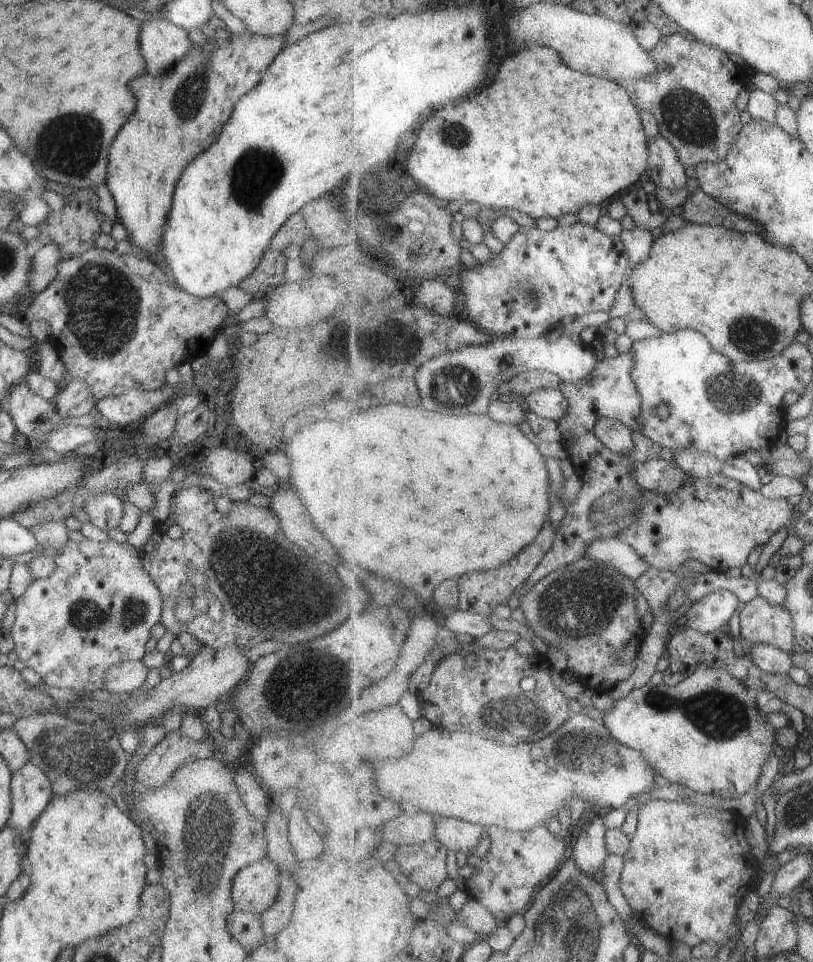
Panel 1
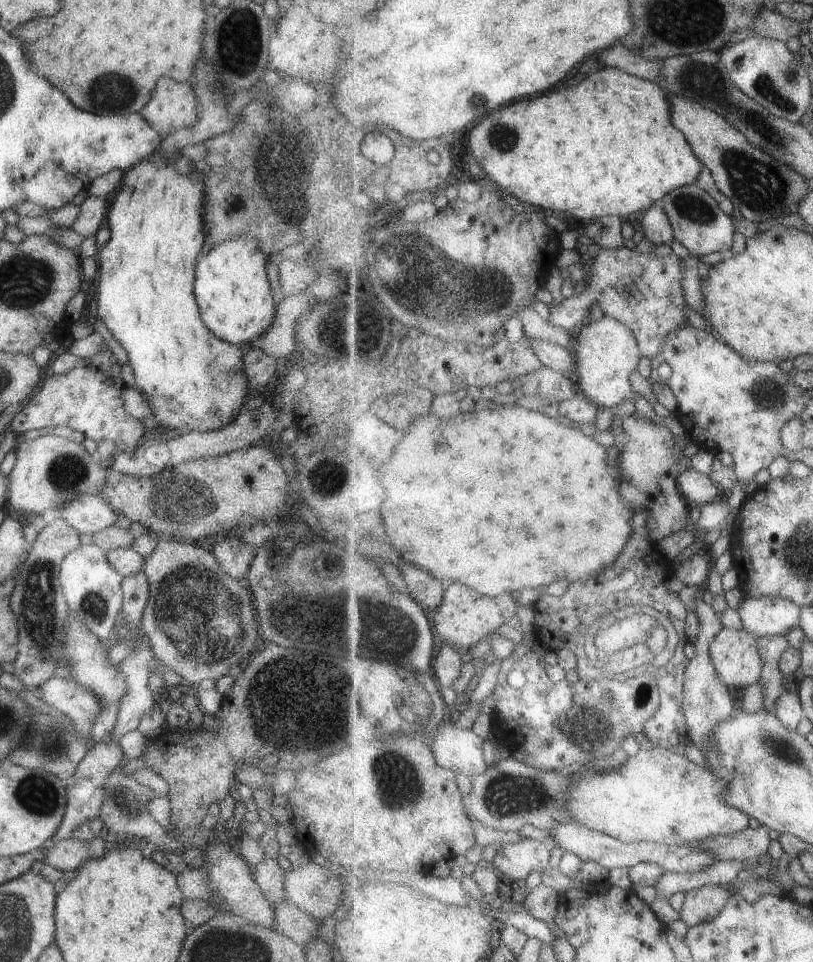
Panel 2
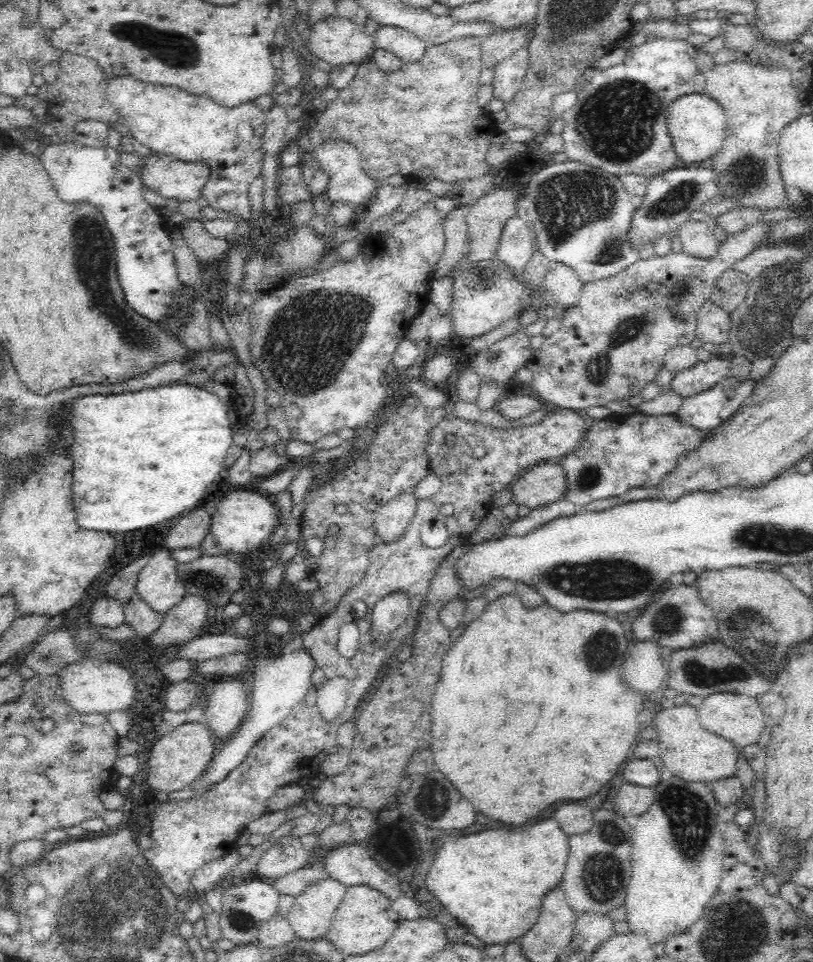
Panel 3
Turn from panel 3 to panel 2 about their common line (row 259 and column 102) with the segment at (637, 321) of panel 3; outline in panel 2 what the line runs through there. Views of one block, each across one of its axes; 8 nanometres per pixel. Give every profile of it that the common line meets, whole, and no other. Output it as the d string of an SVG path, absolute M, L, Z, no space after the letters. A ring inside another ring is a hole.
M68 612L68 620L64 630L64 666L70 671L70 675L66 680L74 680L76 684L80 684L82 688L88 688L90 692L94 692L94 696L98 696L102 708L98 712L98 716L94 716L94 724L92 724L92 738L95 743L110 740L110 730L114 730L114 724L117 722L118 708L122 706L122 698L126 696L128 684L126 684L126 676L120 670L120 662L112 665L110 663L110 654L113 647L106 638L98 638L92 634L78 618L74 618Z

